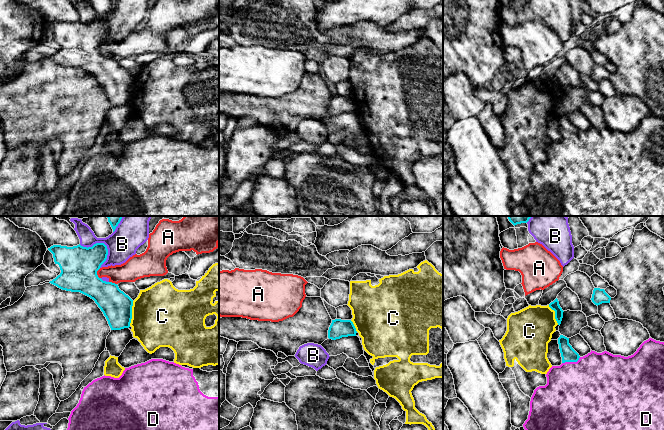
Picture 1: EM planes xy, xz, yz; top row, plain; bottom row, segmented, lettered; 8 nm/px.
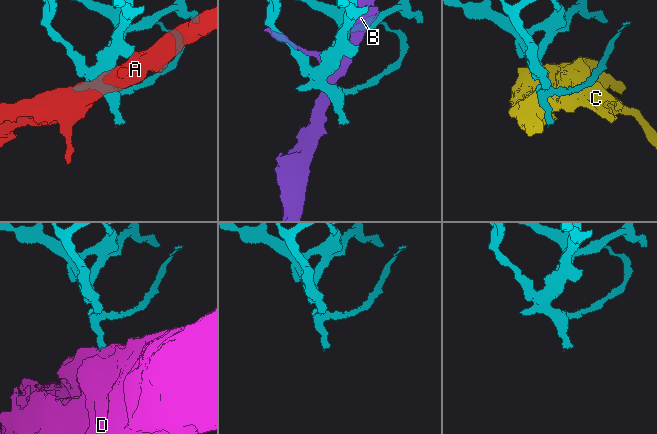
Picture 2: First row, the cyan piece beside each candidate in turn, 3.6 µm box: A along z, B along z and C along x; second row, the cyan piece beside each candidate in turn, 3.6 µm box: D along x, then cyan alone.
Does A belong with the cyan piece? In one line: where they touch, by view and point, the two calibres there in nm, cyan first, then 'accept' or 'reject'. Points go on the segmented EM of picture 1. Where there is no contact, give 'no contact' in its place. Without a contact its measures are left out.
contact xy (96, 273); calibres 300 and 160 nm; reject

